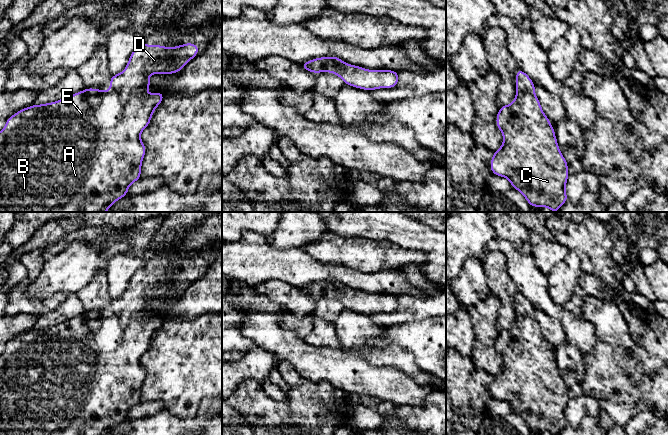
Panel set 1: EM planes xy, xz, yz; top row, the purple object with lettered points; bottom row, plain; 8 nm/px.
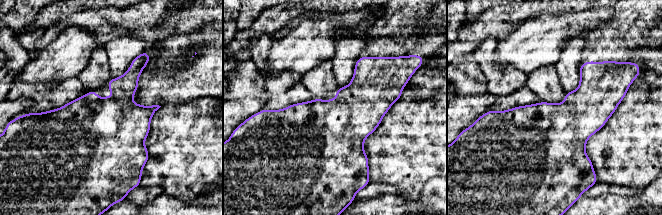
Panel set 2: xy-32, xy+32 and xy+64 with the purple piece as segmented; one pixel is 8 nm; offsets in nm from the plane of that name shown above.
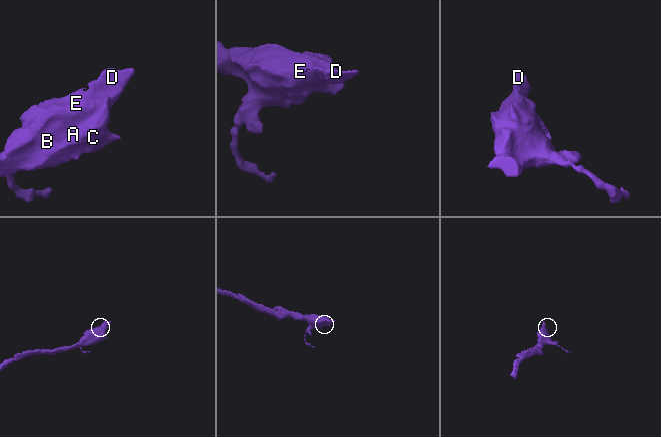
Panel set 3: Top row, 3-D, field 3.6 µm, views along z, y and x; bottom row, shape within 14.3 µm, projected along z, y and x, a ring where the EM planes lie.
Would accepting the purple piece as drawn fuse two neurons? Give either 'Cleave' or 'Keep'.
Keep

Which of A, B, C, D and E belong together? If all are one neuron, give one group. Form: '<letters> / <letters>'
A B C D E

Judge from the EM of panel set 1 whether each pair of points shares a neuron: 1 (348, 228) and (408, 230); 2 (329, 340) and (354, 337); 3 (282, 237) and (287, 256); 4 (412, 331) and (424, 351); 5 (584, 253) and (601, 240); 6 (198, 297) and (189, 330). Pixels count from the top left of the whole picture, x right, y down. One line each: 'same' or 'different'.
1: same
2: different
3: different
4: same
5: same
6: different

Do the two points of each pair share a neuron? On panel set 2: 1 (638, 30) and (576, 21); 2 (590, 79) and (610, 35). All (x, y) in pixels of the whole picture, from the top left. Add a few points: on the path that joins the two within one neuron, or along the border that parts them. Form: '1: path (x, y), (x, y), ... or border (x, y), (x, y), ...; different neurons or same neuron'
1: border (614, 10), (610, 20), (590, 29), (583, 37); different neurons
2: path (599, 68), (599, 57), (603, 46); same neuron

